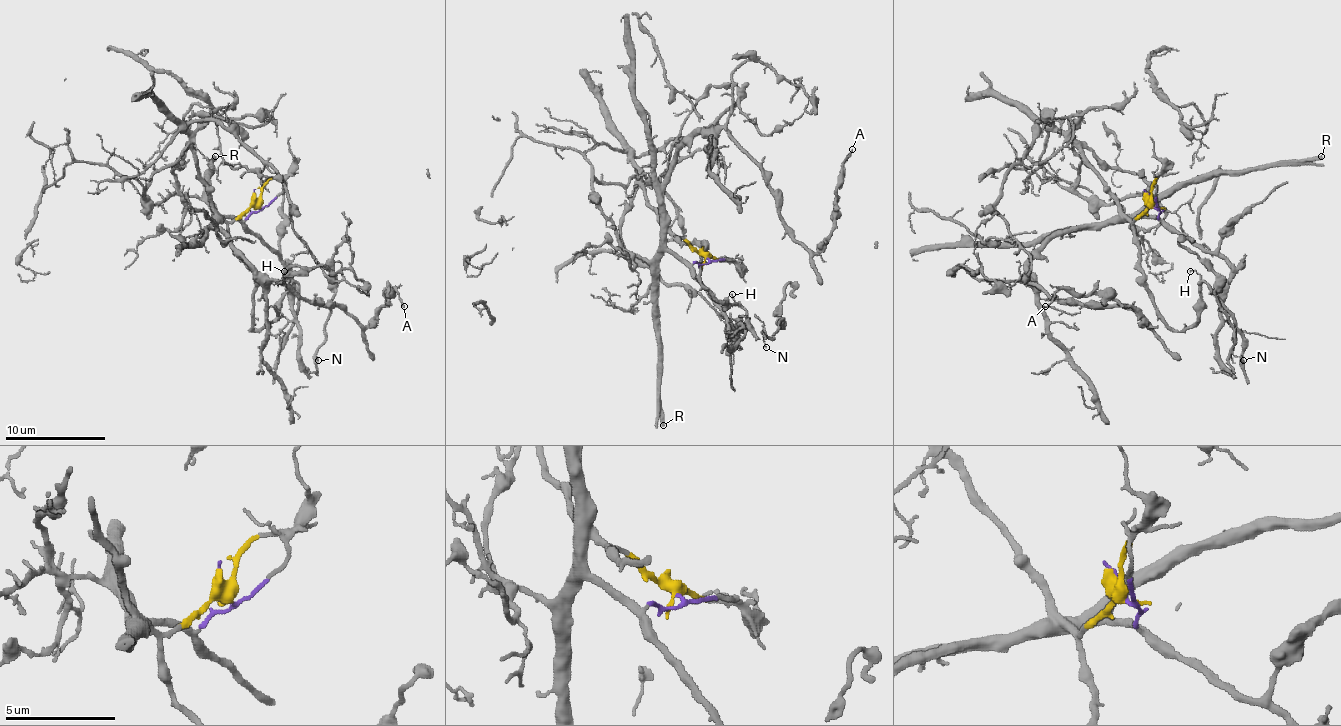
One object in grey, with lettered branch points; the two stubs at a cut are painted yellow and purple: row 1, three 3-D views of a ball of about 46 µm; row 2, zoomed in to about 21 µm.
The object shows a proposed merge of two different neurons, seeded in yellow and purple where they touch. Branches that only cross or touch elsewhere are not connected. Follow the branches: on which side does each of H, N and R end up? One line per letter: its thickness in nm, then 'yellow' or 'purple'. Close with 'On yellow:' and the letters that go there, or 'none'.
H: calibre 100 nm; yellow
N: calibre 100 nm; purple
R: calibre 320 nm; purple
On yellow: H

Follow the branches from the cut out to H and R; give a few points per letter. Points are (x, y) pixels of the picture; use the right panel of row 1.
H: (1149, 201), (1134, 226), (1134, 243), (1157, 313), (1174, 331), (1189, 328), (1197, 316), (1199, 276), (1189, 271)
R: (1152, 201), (1159, 221), (1147, 213), (1177, 188), (1214, 176), (1311, 163), (1321, 156)

